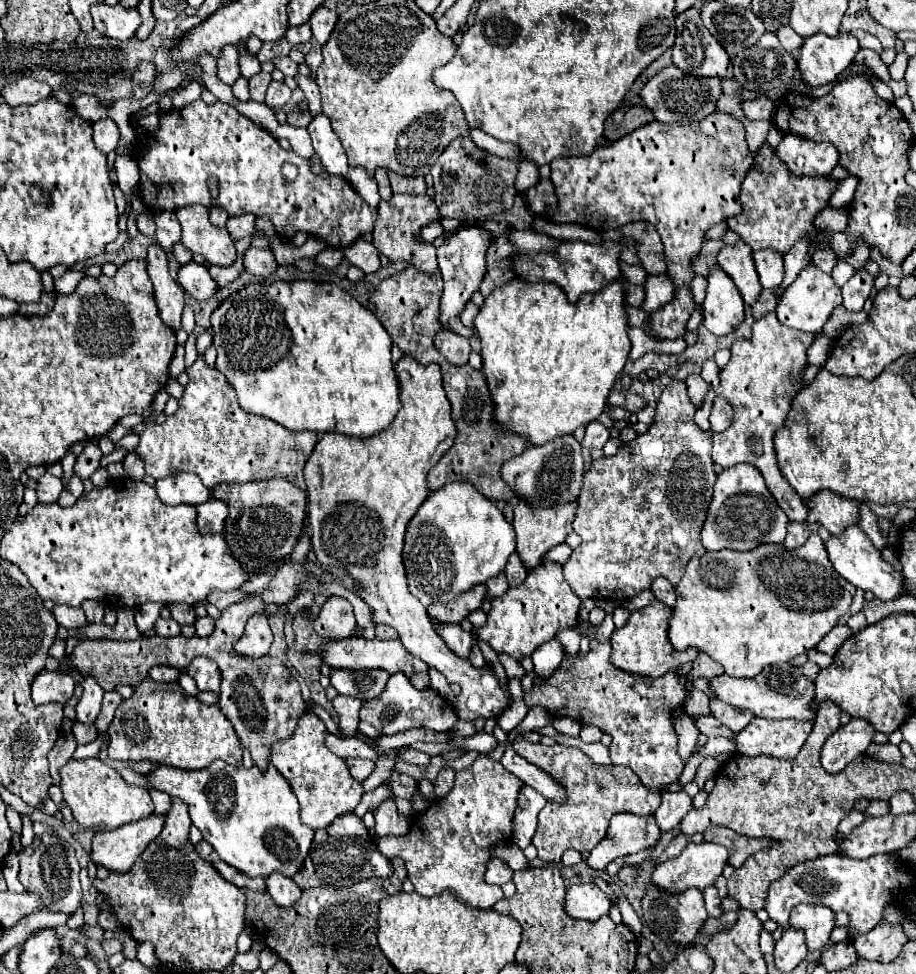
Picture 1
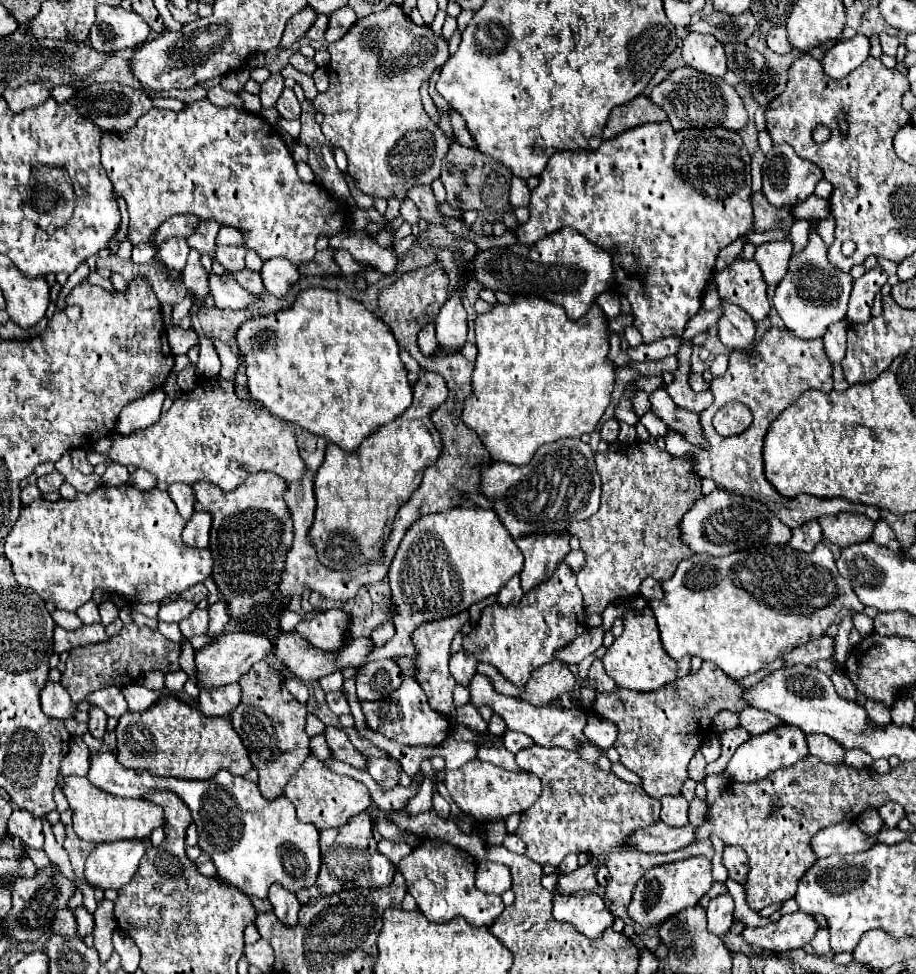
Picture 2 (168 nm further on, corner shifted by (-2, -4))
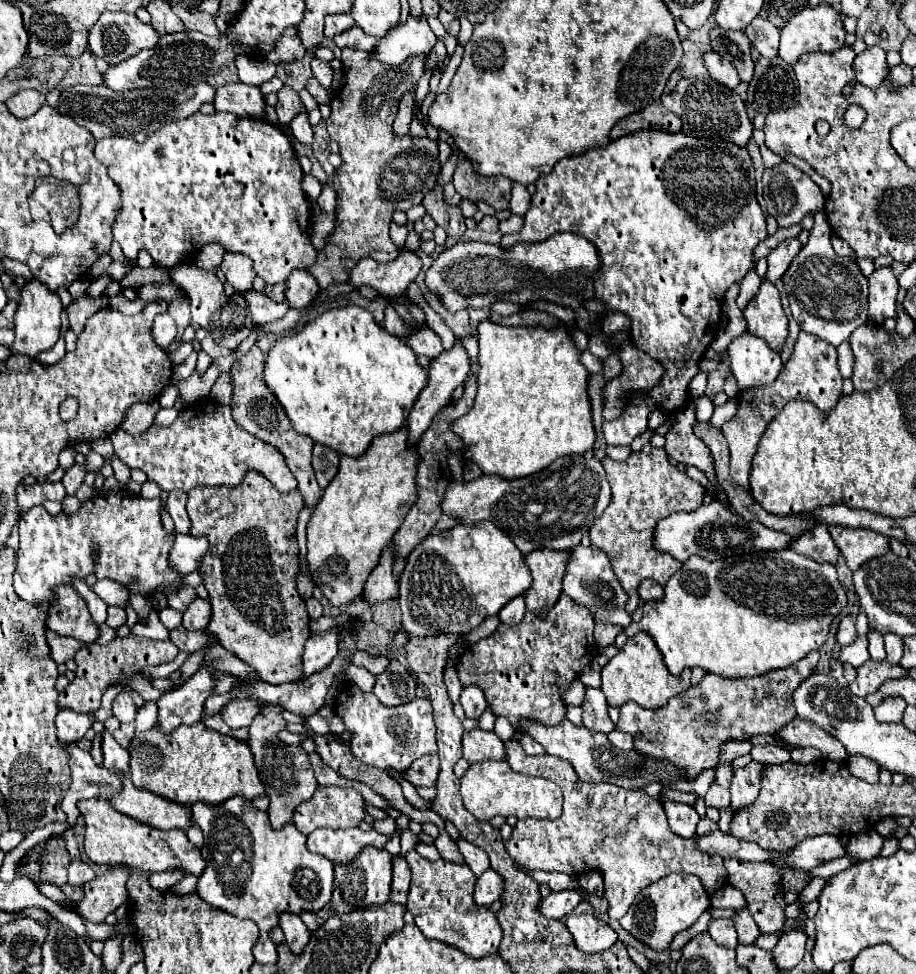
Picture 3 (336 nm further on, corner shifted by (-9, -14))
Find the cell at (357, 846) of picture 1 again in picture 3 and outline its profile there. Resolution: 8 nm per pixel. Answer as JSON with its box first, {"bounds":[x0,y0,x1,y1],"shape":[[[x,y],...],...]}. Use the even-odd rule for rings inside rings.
{"bounds":[300,848,392,930],"shape":[[[364,848],[350,864],[334,864],[334,892],[330,904],[322,908],[320,912],[304,912],[300,918],[310,930],[316,930],[324,924],[326,914],[346,914],[354,908],[366,908],[366,906],[378,906],[386,904],[390,896],[390,884],[392,884],[392,854],[380,848]]]}

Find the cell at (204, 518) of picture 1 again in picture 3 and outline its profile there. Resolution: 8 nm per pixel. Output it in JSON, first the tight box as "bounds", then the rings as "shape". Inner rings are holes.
{"bounds":[170,534,208,574],"shape":[[[178,534],[174,548],[170,550],[170,564],[180,574],[190,574],[198,570],[198,564],[202,562],[202,556],[208,548],[206,536],[192,536],[192,534]]]}

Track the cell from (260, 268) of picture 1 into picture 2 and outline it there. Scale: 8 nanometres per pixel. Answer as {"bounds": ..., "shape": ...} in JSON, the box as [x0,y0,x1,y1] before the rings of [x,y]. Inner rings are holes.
{"bounds":[261,258,299,298],"shape":[[[269,258],[261,270],[265,288],[277,298],[285,298],[291,286],[299,280],[299,268],[287,258]]]}

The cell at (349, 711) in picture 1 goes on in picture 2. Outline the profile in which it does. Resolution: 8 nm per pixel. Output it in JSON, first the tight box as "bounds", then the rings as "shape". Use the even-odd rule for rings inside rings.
{"bounds":[323,726,367,770],"shape":[[[327,726],[323,734],[325,734],[329,750],[333,752],[333,756],[337,760],[347,762],[347,764],[351,764],[357,770],[367,770],[367,758],[353,748],[353,744],[349,742],[349,738],[347,738],[347,734],[343,730]]]}

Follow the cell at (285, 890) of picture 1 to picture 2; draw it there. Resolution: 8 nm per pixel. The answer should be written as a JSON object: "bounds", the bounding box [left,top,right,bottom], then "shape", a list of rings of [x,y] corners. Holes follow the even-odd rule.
{"bounds":[269,886,301,926],"shape":[[[271,886],[269,902],[273,906],[275,916],[285,926],[295,926],[297,924],[297,912],[299,912],[301,906],[299,906],[295,894],[291,894],[289,890],[283,890],[283,886]]]}

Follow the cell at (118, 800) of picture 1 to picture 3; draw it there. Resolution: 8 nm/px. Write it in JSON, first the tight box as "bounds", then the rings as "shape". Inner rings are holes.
{"bounds":[78,798,204,876],"shape":[[[104,798],[80,800],[78,810],[86,822],[84,852],[96,864],[126,864],[140,872],[164,872],[182,866],[186,874],[200,876],[204,870],[204,860],[200,850],[188,842],[184,830],[160,830],[150,828],[150,824],[138,824],[130,816],[114,810],[114,806]]]}

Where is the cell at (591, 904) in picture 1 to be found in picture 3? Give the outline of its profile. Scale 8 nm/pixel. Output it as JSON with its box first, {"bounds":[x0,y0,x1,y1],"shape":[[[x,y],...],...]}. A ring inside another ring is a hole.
{"bounds":[564,914,618,954],"shape":[[[570,914],[564,924],[574,936],[576,946],[588,954],[606,952],[618,940],[618,934],[608,926],[608,922],[596,914]]]}

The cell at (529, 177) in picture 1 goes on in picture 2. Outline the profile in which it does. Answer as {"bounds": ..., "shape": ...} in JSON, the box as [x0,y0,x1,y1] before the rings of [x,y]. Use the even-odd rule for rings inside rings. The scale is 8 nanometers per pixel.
{"bounds":[511,178,531,206],"shape":[[[513,178],[513,182],[511,182],[511,206],[529,206],[529,196],[531,196],[531,192],[529,192],[529,188],[527,188],[527,184],[525,184],[525,180],[519,180],[519,178]]]}

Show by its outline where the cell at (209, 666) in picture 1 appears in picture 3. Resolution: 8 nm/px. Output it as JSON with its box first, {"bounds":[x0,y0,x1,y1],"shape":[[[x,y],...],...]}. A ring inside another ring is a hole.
{"bounds":[220,698,258,730],"shape":[[[240,698],[232,700],[220,712],[222,720],[228,724],[230,730],[238,730],[238,728],[250,726],[250,722],[254,720],[256,714],[258,714],[258,704],[254,700],[240,700]]]}

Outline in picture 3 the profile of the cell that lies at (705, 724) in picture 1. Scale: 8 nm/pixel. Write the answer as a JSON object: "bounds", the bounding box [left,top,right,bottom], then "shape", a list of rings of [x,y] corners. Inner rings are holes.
{"bounds":[750,744,790,764],"shape":[[[764,744],[764,746],[754,746],[750,752],[752,760],[764,762],[764,764],[782,764],[790,760],[790,752],[784,748],[778,748],[774,744]]]}

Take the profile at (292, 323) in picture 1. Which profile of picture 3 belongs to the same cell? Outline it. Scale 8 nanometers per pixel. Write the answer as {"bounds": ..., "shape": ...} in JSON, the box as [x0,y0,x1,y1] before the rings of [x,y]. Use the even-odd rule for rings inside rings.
{"bounds":[262,306,428,458],"shape":[[[342,306],[326,310],[298,334],[276,340],[266,354],[262,378],[300,434],[308,434],[314,442],[320,442],[338,454],[358,458],[378,434],[394,432],[404,426],[410,408],[426,386],[428,374],[418,366],[412,348],[376,324],[368,310],[360,306]]]}

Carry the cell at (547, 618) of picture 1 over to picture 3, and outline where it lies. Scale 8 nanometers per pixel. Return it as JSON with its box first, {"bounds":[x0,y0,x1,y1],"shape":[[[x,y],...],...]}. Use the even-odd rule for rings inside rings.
{"bounds":[456,594,598,730],"shape":[[[560,594],[558,602],[546,616],[536,616],[528,610],[520,624],[514,626],[500,624],[490,638],[484,638],[468,646],[464,654],[458,658],[458,666],[456,666],[460,682],[464,686],[478,684],[484,690],[486,702],[490,704],[494,714],[506,716],[512,722],[514,730],[520,730],[518,726],[520,718],[534,718],[542,724],[560,724],[566,712],[566,706],[562,702],[562,692],[580,674],[580,670],[588,662],[592,662],[598,654],[598,646],[592,632],[594,632],[594,618],[590,616],[590,610],[570,600],[570,596]]]}

